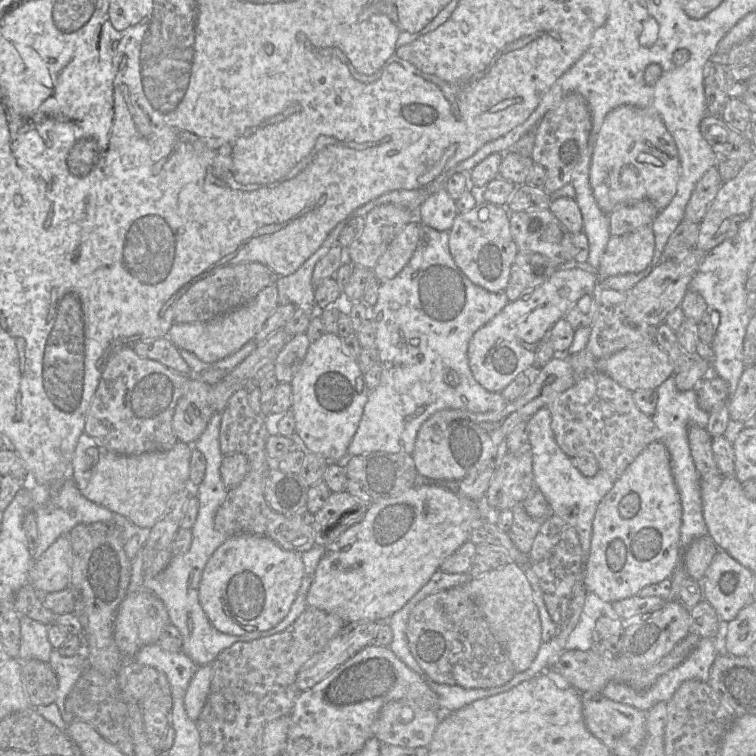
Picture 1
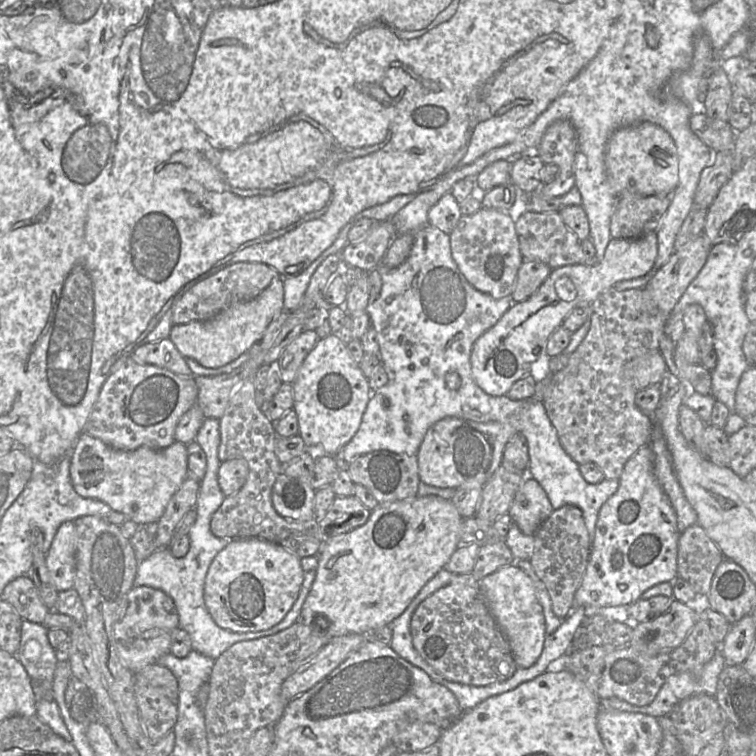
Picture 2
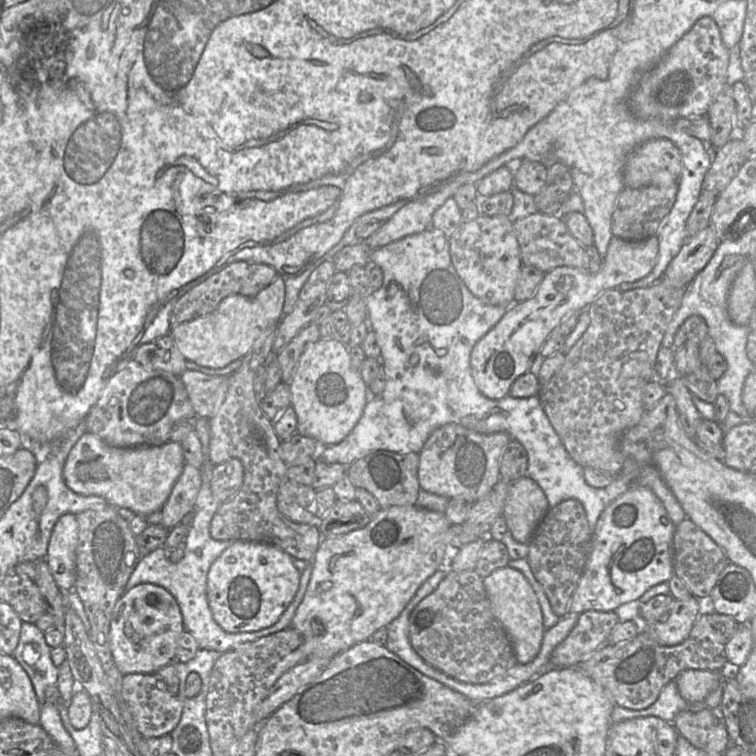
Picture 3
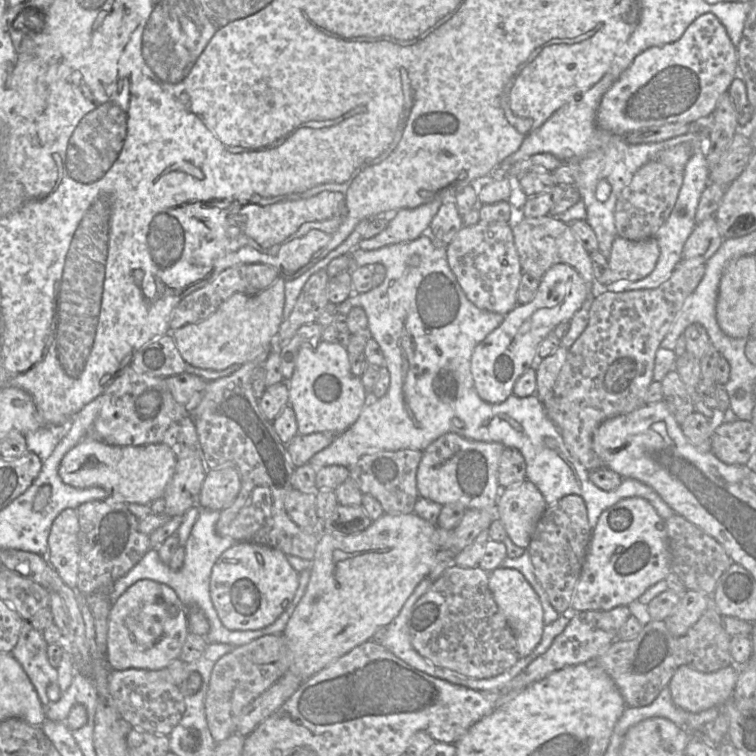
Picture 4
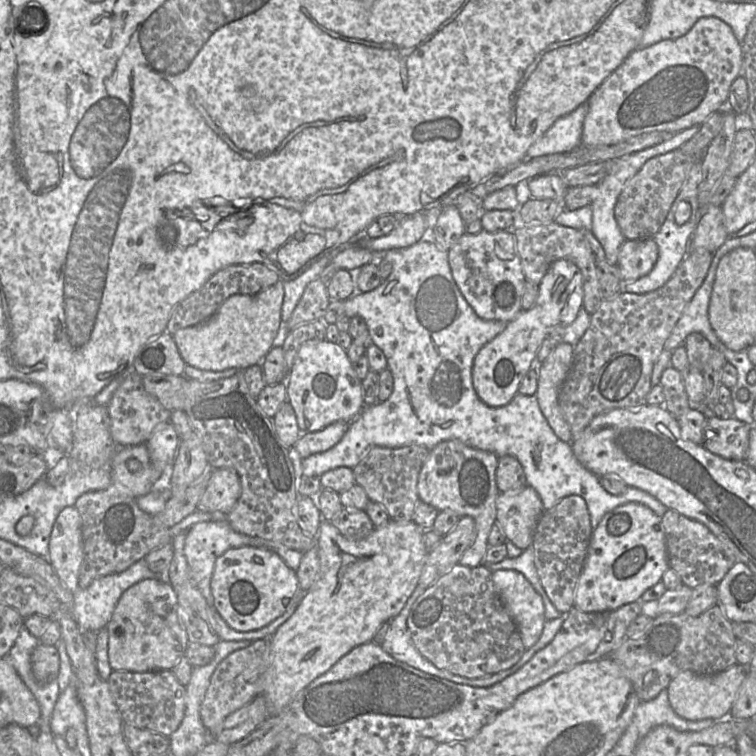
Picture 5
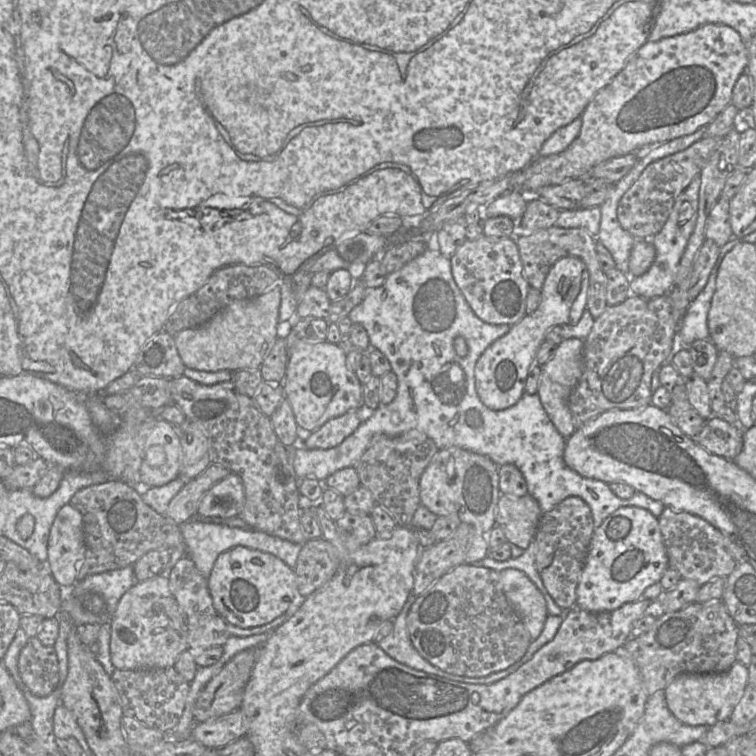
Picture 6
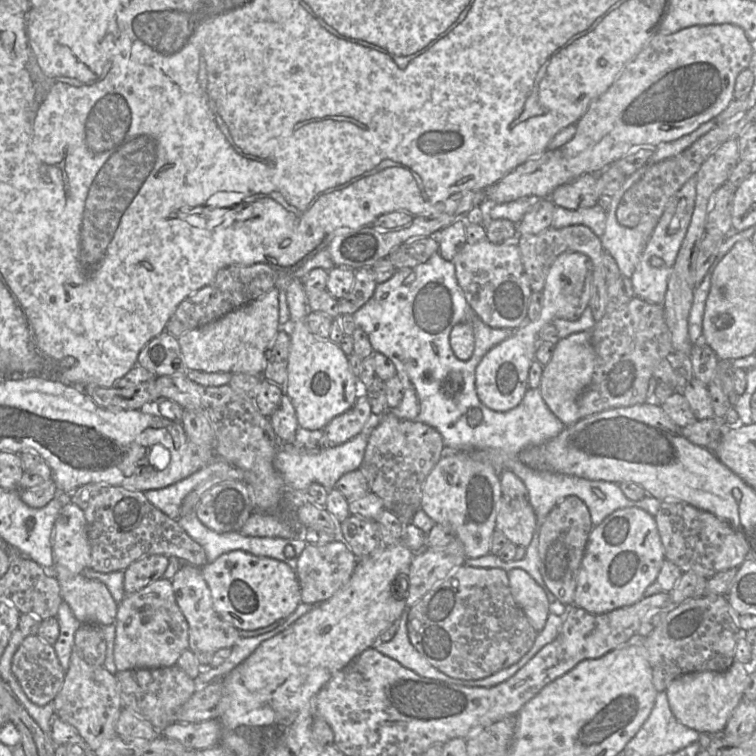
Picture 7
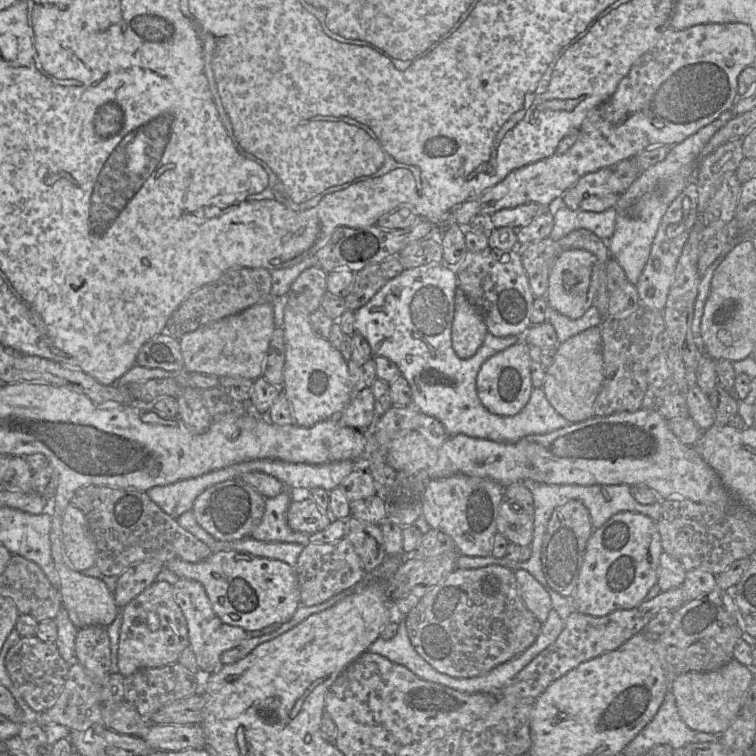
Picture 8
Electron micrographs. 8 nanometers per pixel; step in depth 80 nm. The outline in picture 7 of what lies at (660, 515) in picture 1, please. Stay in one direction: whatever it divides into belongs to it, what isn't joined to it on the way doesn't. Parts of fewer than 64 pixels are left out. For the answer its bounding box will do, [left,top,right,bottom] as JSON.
[574,507,664,614]

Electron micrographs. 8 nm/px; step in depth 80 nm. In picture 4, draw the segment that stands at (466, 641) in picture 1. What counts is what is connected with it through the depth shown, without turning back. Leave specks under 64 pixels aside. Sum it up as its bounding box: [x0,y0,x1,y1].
[408,565,520,679]

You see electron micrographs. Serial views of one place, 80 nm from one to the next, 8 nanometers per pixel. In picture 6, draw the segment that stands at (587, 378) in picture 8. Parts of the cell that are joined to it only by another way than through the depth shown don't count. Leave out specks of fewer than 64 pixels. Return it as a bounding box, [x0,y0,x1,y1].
[537,339,584,439]

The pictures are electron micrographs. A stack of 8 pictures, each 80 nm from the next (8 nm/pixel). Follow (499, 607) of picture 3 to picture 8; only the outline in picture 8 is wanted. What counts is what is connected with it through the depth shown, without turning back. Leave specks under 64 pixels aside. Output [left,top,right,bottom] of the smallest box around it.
[515,569,552,623]

